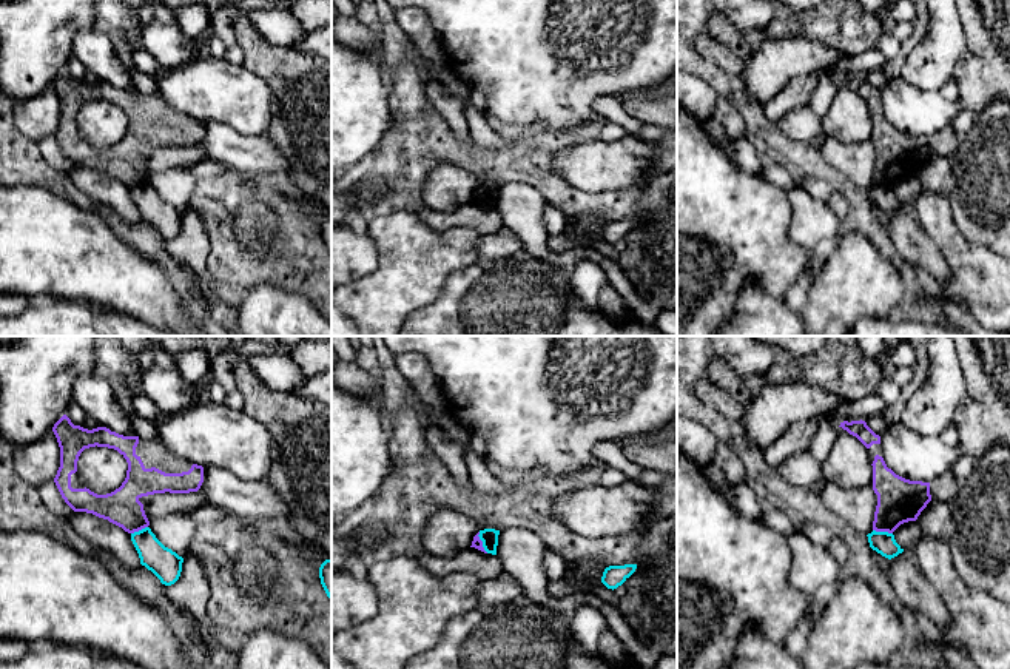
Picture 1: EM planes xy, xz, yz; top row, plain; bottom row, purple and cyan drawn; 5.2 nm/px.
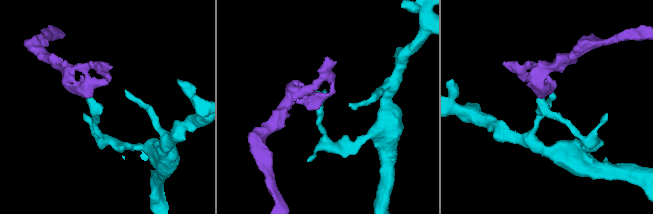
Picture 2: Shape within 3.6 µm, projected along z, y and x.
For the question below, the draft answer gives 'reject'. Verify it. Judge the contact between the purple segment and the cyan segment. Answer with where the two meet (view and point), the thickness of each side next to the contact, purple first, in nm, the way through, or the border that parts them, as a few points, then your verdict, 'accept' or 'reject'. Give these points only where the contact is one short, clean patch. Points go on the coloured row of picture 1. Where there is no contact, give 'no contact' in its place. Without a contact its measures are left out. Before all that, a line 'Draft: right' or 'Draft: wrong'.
Draft: right
contact xz (481, 543); calibres 60 and 90 nm; border xz (478, 532), (488, 552); reject

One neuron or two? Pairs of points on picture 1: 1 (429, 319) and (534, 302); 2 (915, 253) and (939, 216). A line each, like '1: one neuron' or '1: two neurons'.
1: one neuron
2: two neurons

